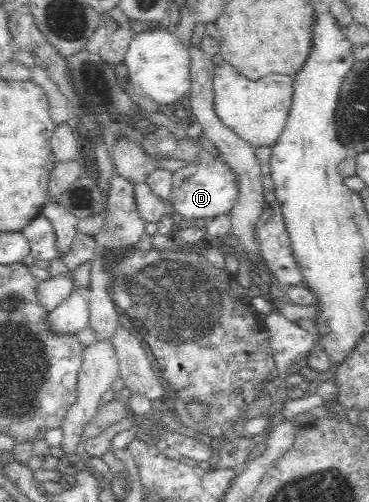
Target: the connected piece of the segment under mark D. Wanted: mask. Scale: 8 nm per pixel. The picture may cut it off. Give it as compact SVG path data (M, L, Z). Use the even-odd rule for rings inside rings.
M171 132L169 137L149 136L143 146L145 154L149 156L171 156L187 163L183 168L173 172L172 188L168 208L173 212L176 220L203 220L201 225L217 216L228 216L237 198L237 187L229 167L221 160L215 151L213 143L209 143L205 136L199 140L195 138L176 138Z

